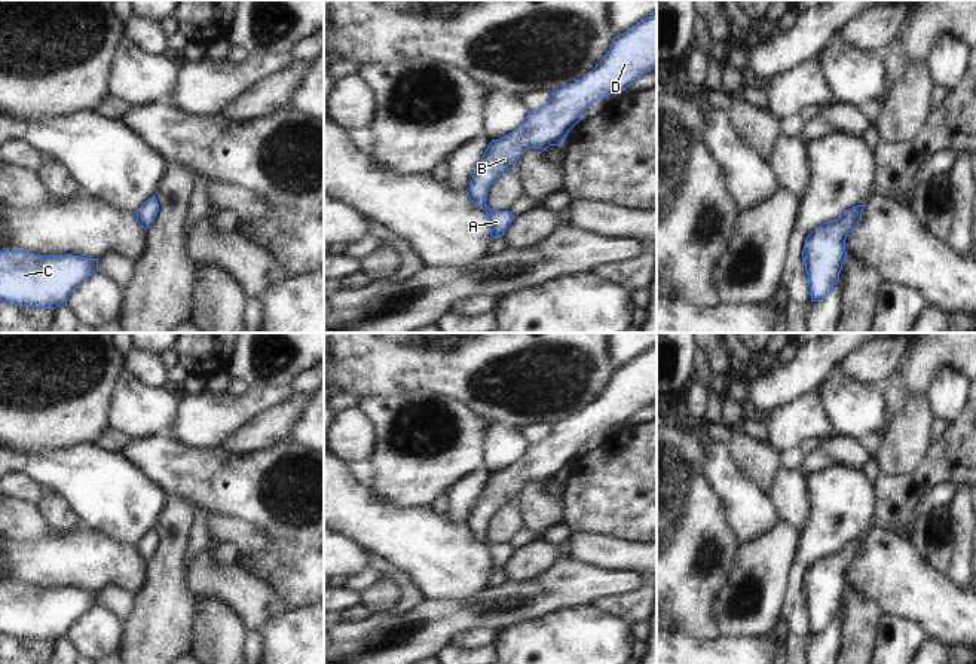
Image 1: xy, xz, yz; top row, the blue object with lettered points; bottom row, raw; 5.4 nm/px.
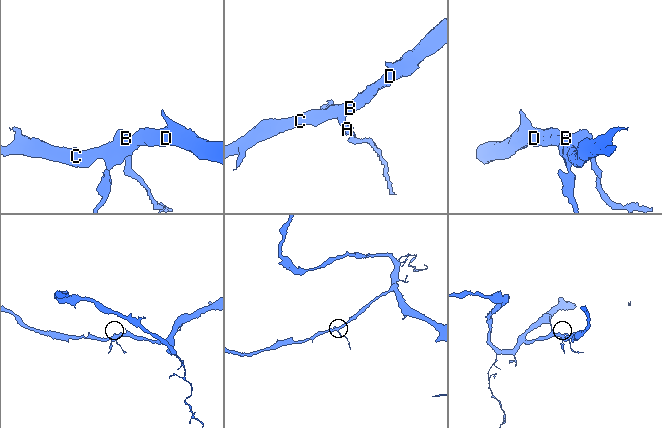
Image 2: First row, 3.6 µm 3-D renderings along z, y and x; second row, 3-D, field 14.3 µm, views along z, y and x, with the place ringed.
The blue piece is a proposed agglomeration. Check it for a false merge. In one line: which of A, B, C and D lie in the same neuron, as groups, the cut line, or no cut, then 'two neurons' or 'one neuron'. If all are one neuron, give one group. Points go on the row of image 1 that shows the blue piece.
A B C D | no cut | one neuron

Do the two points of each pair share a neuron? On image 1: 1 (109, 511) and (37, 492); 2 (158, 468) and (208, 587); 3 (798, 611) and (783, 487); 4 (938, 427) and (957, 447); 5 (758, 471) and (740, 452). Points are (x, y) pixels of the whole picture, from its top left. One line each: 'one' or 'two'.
1: two
2: two
3: two
4: two
5: one

